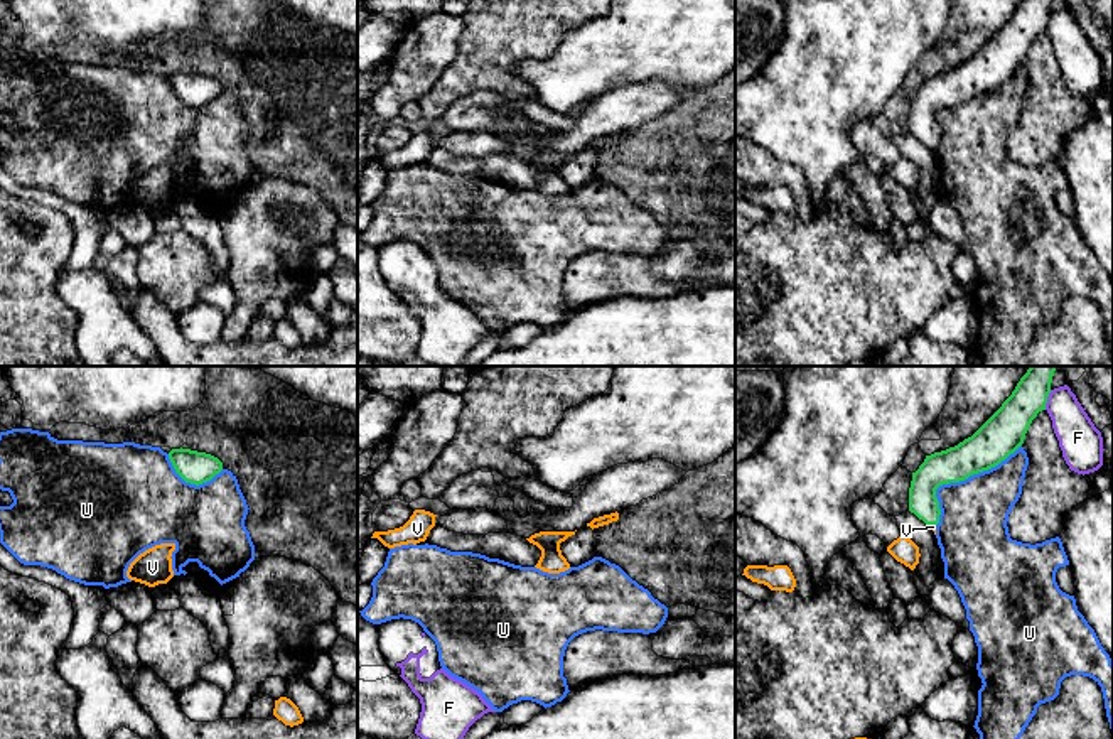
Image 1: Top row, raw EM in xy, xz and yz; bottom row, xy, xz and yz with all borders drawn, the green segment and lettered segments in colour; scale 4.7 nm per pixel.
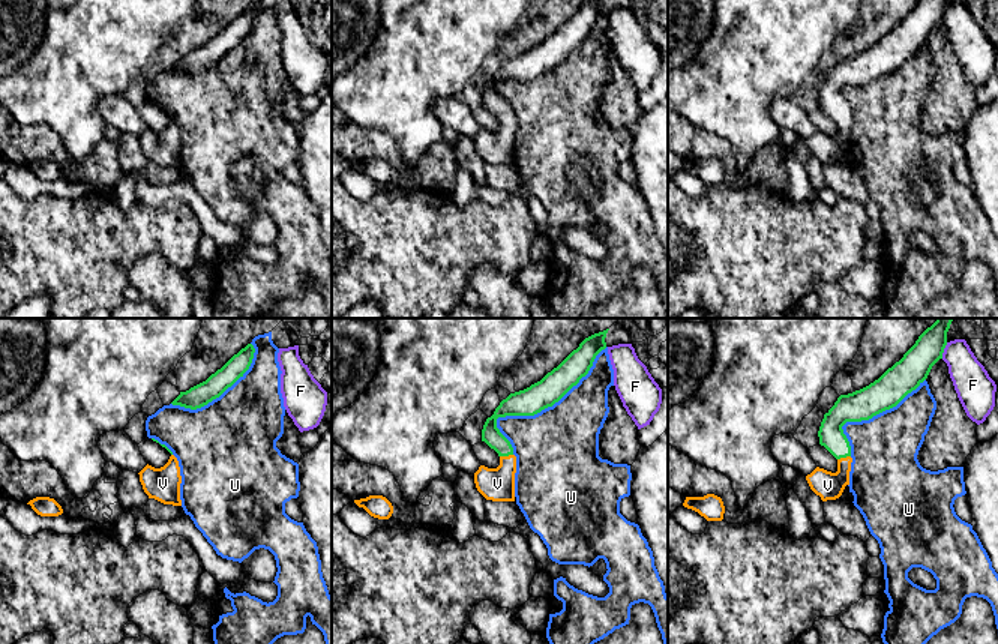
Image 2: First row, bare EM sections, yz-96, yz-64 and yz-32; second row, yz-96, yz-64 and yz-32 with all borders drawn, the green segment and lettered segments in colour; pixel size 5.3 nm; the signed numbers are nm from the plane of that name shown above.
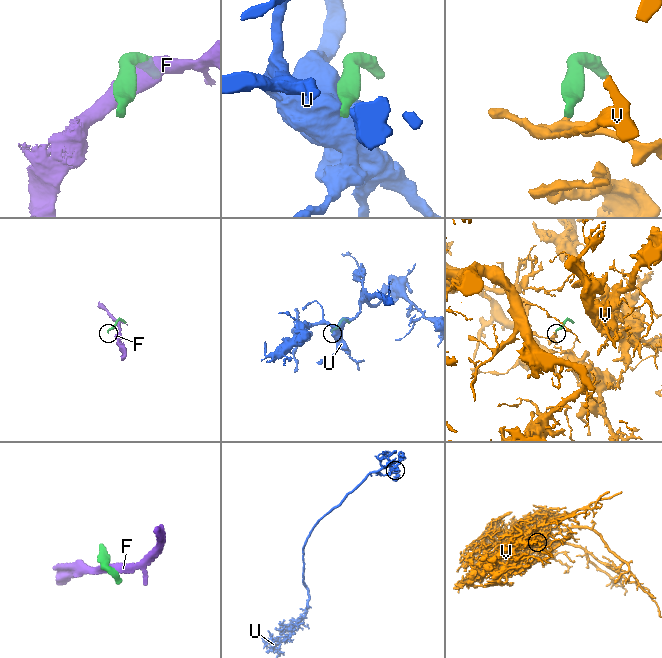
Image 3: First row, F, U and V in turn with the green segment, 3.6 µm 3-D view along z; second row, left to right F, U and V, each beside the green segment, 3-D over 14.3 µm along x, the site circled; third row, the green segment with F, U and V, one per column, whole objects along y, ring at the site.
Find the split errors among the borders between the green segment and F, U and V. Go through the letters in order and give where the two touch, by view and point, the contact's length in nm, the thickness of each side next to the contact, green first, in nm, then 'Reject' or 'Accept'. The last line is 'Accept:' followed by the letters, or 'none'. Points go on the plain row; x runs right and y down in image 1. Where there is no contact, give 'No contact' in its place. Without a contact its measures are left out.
F: Touches green at yz (1046, 22). Shared border 100 nm. Thickness 190 nm (green) against 200 nm. Reject
U: Touches green at yz (960, 102). Shared border 550 nm. Thickness 190 nm (green) against 320 nm. Reject
V: Touches green at yz (931, 145). Shared border 40 nm. Thickness 150 nm (green) against 30 nm. Accept
Accept: V

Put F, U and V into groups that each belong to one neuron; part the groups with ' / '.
F / U / V

